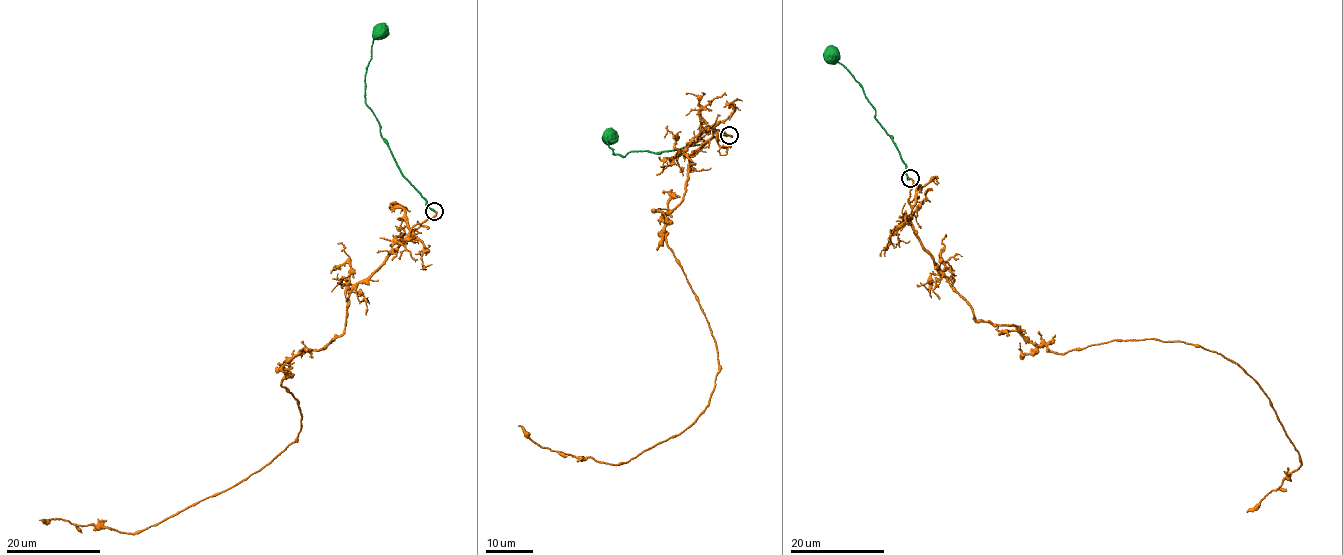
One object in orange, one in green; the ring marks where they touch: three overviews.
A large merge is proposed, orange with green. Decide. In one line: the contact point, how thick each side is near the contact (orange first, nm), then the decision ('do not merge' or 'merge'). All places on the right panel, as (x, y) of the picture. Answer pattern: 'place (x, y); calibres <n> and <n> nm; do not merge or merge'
place (910, 178); calibres 200 and 260 nm; merge

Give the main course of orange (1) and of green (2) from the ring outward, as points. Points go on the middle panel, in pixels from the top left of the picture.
1: (729, 136), (711, 127), (687, 147), (683, 200), (664, 218), (716, 347), (708, 406), (615, 465), (518, 425)
2: (729, 136), (718, 135), (682, 149), (656, 153), (641, 151), (624, 158), (614, 155), (606, 136), (612, 135)

